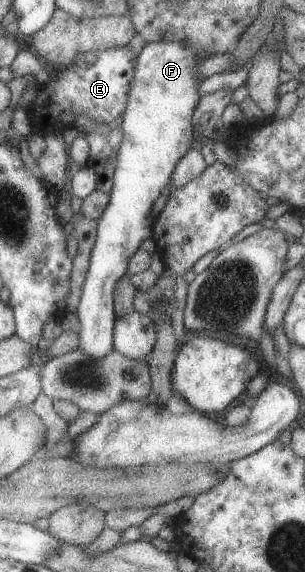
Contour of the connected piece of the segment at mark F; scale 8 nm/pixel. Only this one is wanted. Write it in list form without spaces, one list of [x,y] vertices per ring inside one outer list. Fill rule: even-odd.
[[[170,40],[145,44],[134,62],[134,76],[130,82],[126,109],[122,114],[122,141],[117,153],[116,169],[113,172],[113,186],[109,193],[108,205],[97,221],[94,247],[89,258],[89,266],[81,289],[81,296],[76,304],[76,316],[79,321],[78,350],[90,358],[102,360],[108,352],[113,351],[113,295],[116,282],[128,274],[128,260],[139,250],[138,246],[152,237],[148,214],[160,190],[171,181],[172,172],[182,156],[191,150],[193,137],[191,117],[199,100],[198,84],[201,78],[196,76],[196,66],[208,59],[206,52],[196,52],[188,44]]]

